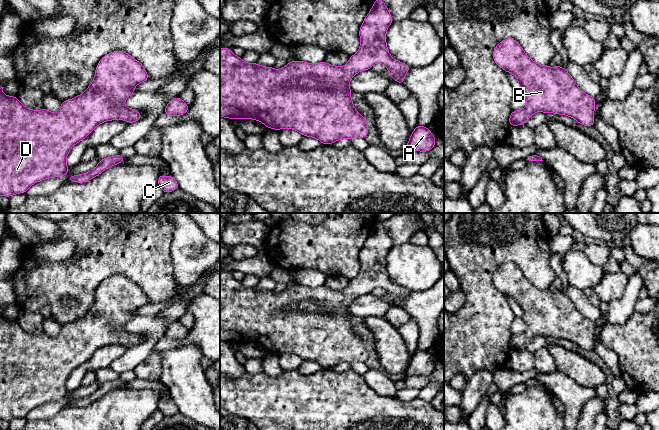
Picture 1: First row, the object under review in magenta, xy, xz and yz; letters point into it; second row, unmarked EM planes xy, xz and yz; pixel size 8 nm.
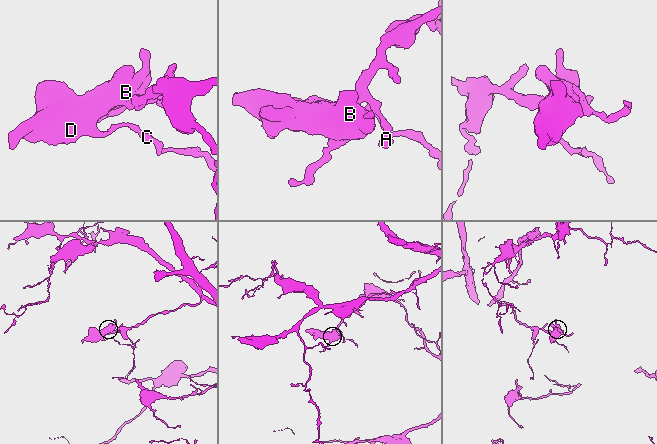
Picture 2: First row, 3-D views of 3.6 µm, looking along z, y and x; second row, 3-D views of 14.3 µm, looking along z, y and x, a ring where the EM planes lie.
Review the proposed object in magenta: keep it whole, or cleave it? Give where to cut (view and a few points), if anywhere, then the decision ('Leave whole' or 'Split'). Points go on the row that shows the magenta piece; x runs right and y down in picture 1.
No split. Leave whole

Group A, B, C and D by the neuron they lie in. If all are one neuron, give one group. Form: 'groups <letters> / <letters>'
groups A B C D

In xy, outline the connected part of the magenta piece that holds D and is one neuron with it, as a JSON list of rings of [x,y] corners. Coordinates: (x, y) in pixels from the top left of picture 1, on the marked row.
[[[113,51],[101,58],[99,61],[96,69],[95,69],[95,76],[94,80],[92,83],[89,85],[89,87],[80,95],[73,99],[68,99],[65,101],[62,101],[60,108],[58,109],[57,112],[51,113],[47,109],[42,109],[42,110],[31,110],[27,107],[25,107],[17,97],[14,96],[6,96],[3,93],[3,88],[0,88],[0,195],[1,196],[6,196],[6,197],[11,197],[12,195],[15,194],[20,194],[20,193],[26,193],[28,188],[32,186],[33,184],[48,179],[48,178],[55,178],[55,177],[60,177],[64,176],[68,173],[69,167],[66,164],[66,158],[71,150],[71,148],[77,144],[78,142],[82,141],[85,139],[98,125],[106,122],[106,121],[111,121],[111,120],[125,120],[127,123],[134,123],[136,121],[139,121],[142,119],[138,109],[130,109],[124,105],[124,101],[132,94],[135,93],[134,87],[137,86],[138,84],[147,81],[149,78],[147,71],[144,69],[143,65],[137,61],[134,57],[130,56],[128,53],[124,51]]]

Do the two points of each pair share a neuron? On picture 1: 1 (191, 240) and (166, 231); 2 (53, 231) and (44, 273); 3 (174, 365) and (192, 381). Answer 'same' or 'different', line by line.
1: different
2: different
3: same

